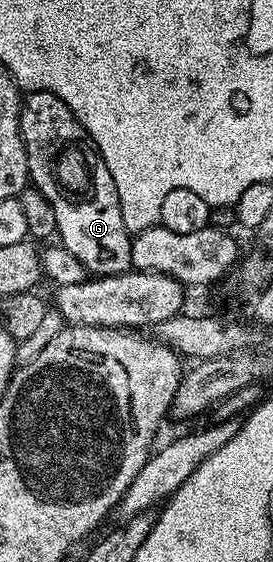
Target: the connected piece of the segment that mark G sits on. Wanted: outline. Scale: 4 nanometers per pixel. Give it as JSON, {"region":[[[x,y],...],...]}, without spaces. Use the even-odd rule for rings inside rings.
{"region":[[[27,92],[19,106],[19,132],[23,135],[23,145],[27,155],[27,174],[30,183],[45,198],[49,198],[49,206],[53,206],[53,214],[57,214],[57,236],[62,247],[69,250],[82,262],[84,269],[91,274],[113,276],[132,267],[131,242],[127,227],[121,222],[121,206],[117,198],[117,186],[113,186],[113,178],[99,156],[98,151],[89,147],[87,131],[77,122],[77,118],[65,106],[61,98],[48,92]],[[68,160],[71,164],[79,164],[87,160],[87,188],[62,188],[55,181],[55,167]]]}

